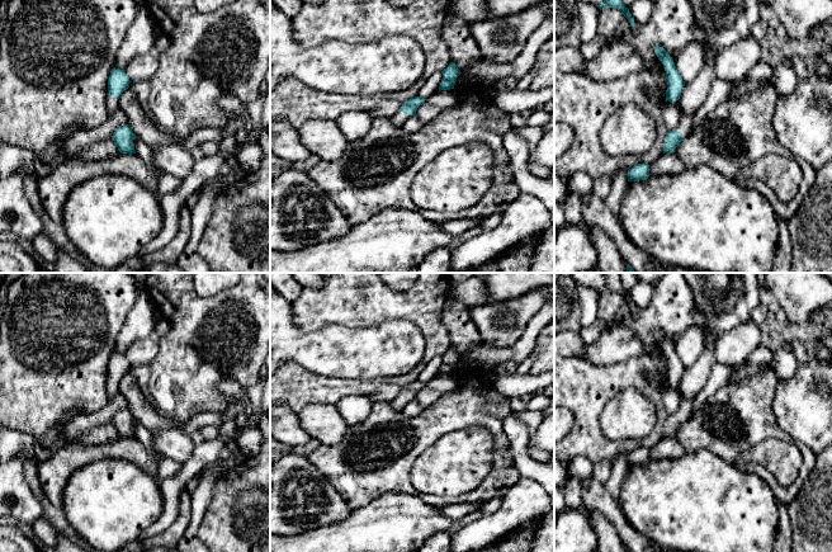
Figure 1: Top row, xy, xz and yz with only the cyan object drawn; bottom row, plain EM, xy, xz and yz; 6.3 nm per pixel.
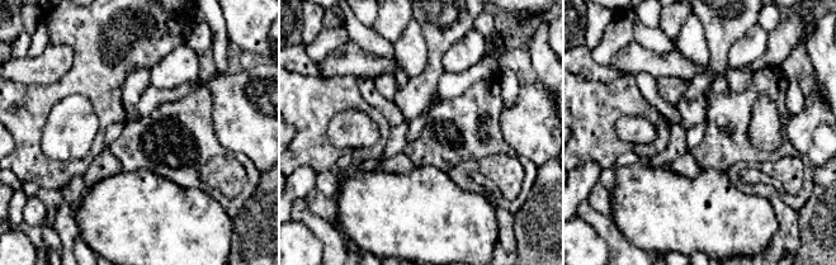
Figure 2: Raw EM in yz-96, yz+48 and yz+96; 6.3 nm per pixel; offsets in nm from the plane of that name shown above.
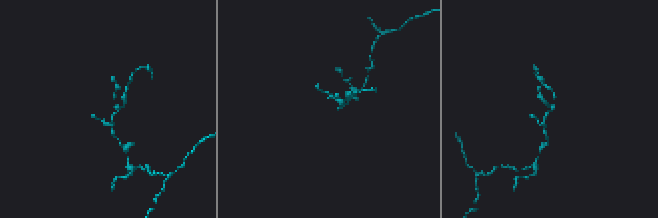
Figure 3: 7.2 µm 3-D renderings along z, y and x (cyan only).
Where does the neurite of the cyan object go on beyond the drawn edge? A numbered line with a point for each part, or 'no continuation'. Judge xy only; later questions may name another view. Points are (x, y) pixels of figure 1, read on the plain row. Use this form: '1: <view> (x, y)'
1: xy (112, 387)

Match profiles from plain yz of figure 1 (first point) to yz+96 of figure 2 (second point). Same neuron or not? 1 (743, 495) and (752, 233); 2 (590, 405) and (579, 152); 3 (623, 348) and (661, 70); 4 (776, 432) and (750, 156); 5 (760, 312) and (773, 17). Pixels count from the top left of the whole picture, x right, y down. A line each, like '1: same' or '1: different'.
1: same
2: same
3: same
4: same
5: same

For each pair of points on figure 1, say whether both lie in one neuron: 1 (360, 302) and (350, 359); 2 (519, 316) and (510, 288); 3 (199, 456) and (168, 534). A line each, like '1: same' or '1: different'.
1: different
2: different
3: different

